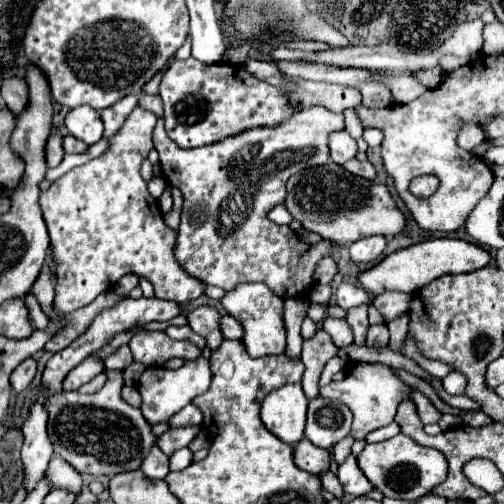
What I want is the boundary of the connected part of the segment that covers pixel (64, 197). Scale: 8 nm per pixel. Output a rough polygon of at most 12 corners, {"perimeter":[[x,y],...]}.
{"perimeter":[[137,106],[107,154],[41,194],[69,314],[125,274],[155,298],[205,284],[141,178],[157,118]]}

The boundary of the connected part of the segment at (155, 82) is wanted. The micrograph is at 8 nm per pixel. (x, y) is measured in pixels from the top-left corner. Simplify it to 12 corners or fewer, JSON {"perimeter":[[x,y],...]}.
{"perimeter":[[175,56],[167,60],[167,64],[147,82],[141,92],[155,94],[159,92],[163,70],[167,70],[169,62],[175,60]]}

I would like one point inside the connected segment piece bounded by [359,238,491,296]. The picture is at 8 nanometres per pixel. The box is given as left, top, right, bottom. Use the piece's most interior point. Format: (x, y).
(407, 270)

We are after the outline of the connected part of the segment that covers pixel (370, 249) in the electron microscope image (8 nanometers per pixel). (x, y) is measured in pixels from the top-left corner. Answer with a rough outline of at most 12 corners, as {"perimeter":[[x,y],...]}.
{"perimeter":[[381,236],[349,246],[355,264],[381,258],[387,240]]}

